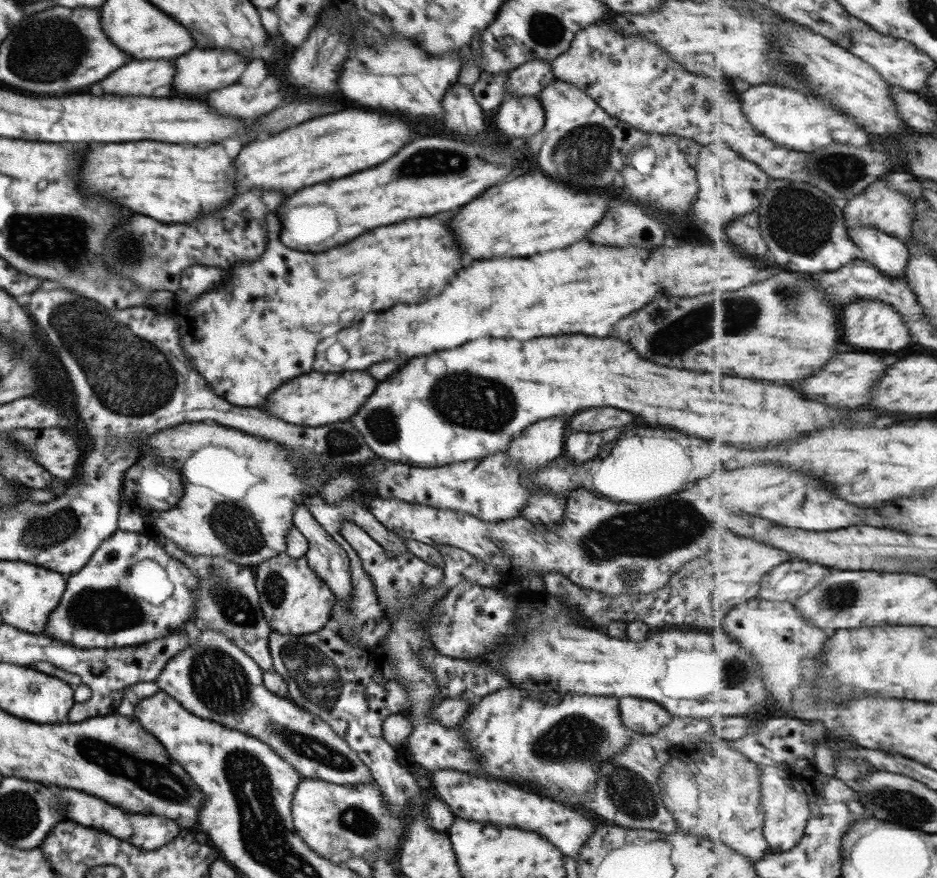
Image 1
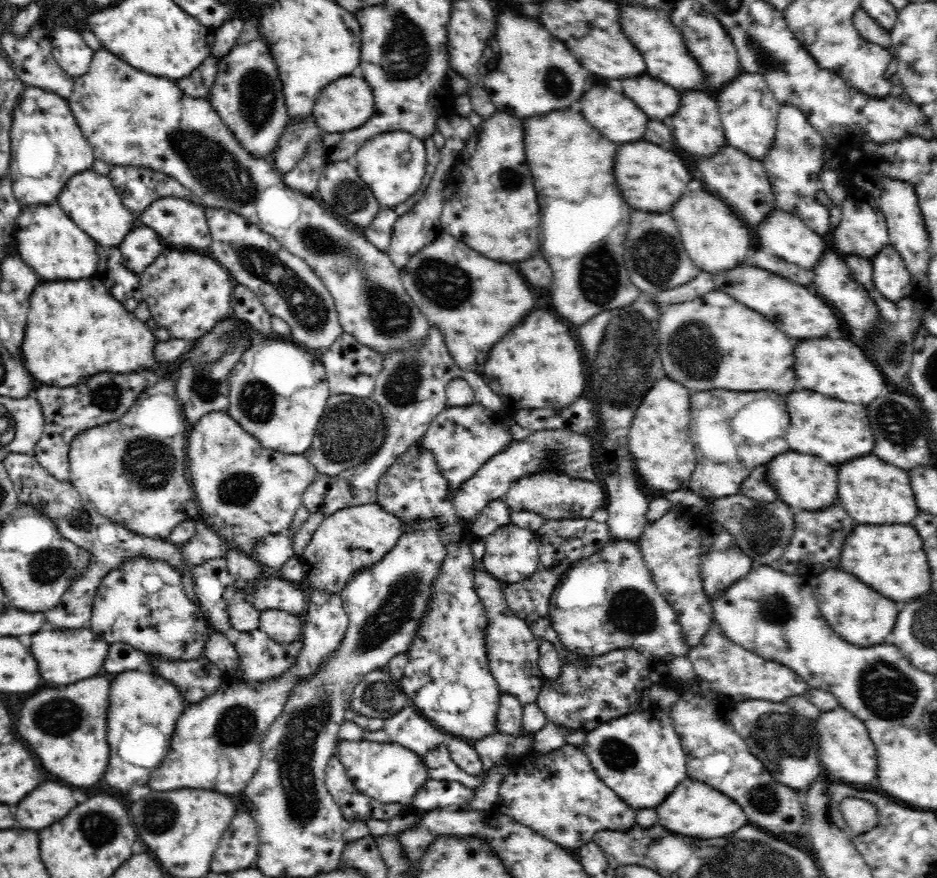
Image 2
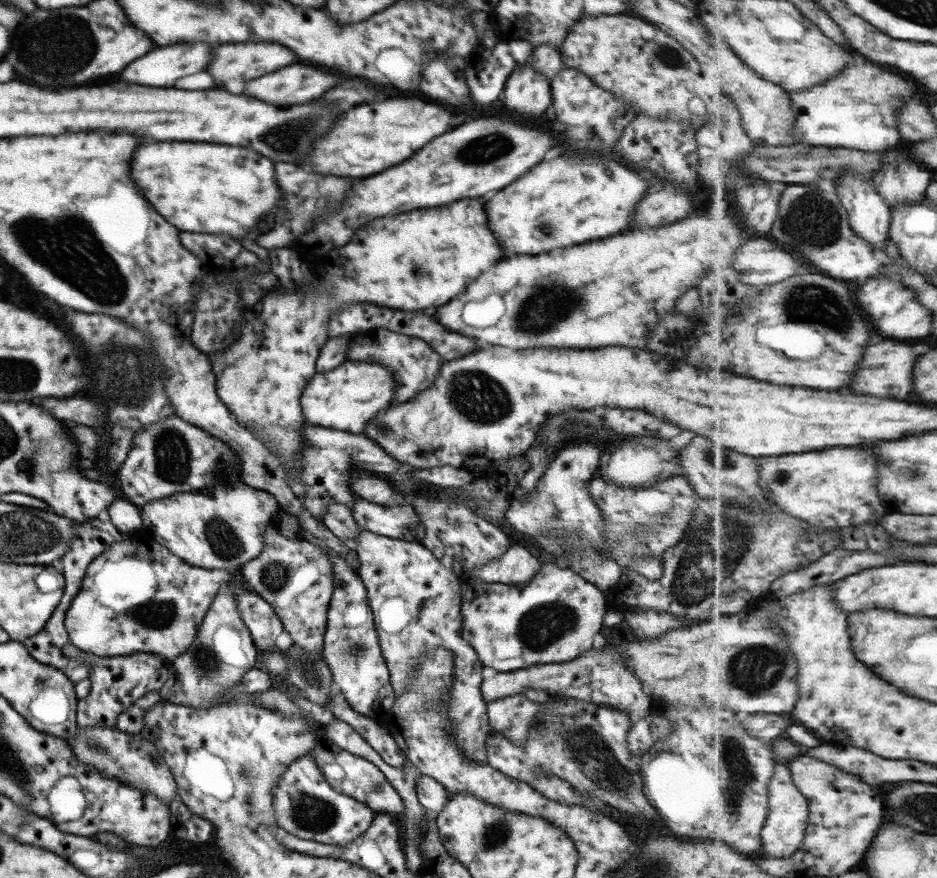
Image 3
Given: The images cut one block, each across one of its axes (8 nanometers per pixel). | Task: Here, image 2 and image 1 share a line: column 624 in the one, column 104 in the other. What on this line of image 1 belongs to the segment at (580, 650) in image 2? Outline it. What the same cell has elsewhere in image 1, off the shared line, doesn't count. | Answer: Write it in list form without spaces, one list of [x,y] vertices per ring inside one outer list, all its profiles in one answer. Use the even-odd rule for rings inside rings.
[[[117,529],[106,538],[77,573],[69,575],[57,606],[48,614],[41,634],[77,648],[132,647],[160,639],[194,620],[197,579],[192,570],[169,556],[145,534]]]

